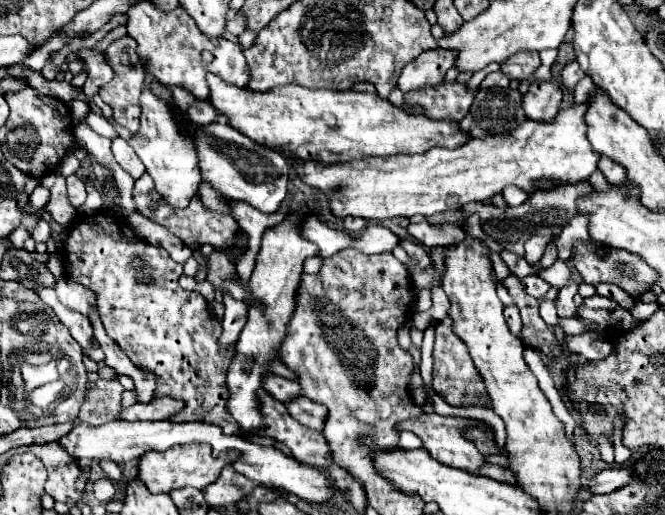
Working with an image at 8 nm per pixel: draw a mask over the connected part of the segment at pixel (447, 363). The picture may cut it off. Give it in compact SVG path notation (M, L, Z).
M445 316L437 326L435 326L435 348L433 348L433 388L445 398L449 406L473 406L473 404L483 404L485 408L491 408L491 398L485 390L485 382L479 376L469 350L465 342L453 332L453 320Z

